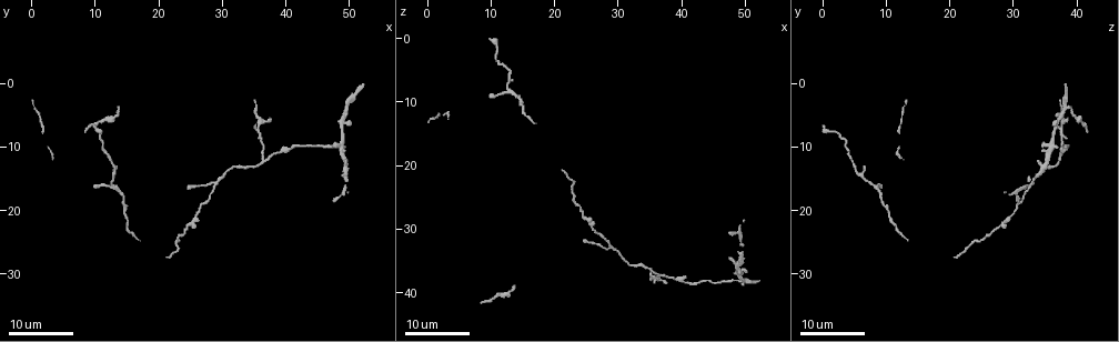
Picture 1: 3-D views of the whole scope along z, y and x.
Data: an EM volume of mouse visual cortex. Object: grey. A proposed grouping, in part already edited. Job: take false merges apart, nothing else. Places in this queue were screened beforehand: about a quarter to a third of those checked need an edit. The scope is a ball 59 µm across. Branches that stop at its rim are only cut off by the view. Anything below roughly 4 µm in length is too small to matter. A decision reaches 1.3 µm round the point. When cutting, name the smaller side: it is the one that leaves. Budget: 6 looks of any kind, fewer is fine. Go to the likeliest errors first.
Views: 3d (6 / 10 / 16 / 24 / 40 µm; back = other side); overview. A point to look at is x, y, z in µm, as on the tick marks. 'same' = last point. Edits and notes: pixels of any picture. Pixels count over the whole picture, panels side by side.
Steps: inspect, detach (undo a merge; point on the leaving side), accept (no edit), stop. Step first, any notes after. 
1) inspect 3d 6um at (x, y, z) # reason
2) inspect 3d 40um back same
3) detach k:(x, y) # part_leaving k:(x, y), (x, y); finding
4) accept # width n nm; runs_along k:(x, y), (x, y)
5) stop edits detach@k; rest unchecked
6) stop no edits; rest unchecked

inspect 3d 24um at (29.0, 16.0, 33.0) # side arm on a straight run

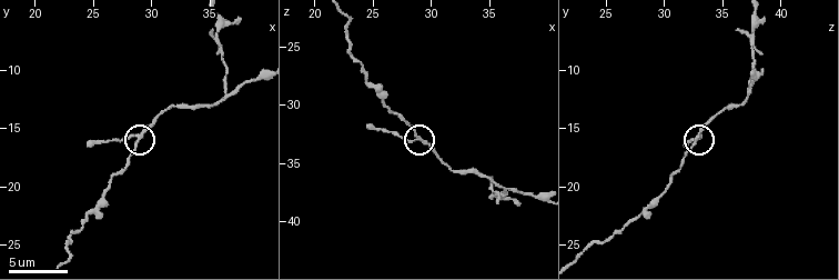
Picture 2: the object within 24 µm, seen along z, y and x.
inspect 3d 10um at (29.0, 15.8, 33.0) # closer look

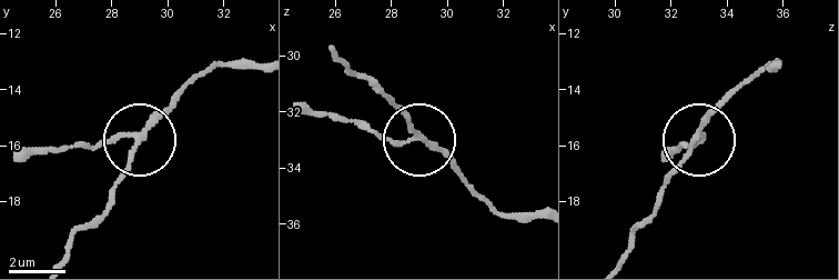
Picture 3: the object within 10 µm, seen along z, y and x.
accept # runs_along 3:(618, 260), (661, 202), (678, 159), (699, 138), (685, 146); one neuron here

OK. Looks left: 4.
inspect 3d 10um at (36.4, 12.2, 37.0) # side arm on a straight run

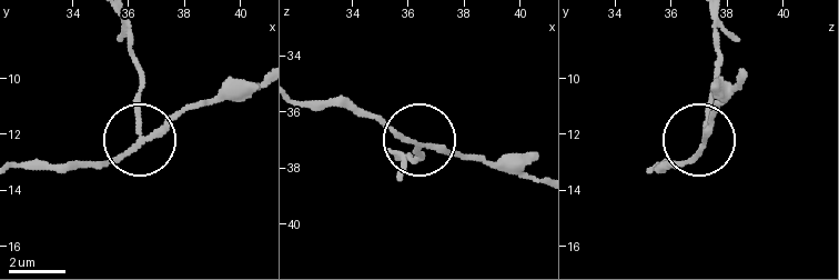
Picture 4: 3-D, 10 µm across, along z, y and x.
detach 4:(140, 90) # width 170 nm; part_leaving 4:(138, 129), (131, 23); two neurons meet here

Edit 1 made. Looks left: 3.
inspect 3d 10um at (24.8, 22.0, 28.4) # two arms in line, one across

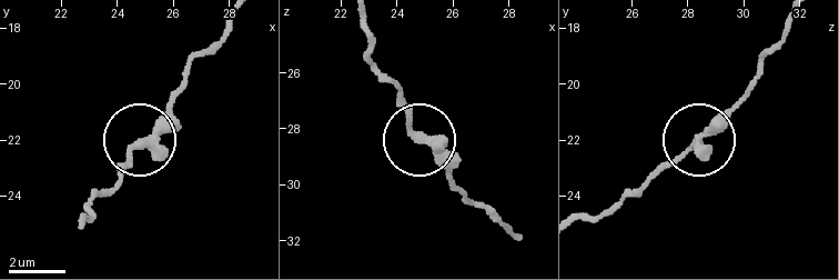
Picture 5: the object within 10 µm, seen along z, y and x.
accept # arms 3; runs_along 5:(405, 107), (413, 132), (461, 188); continuous, no second neuron

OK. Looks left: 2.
stop edits detach@4; rest unchecked

